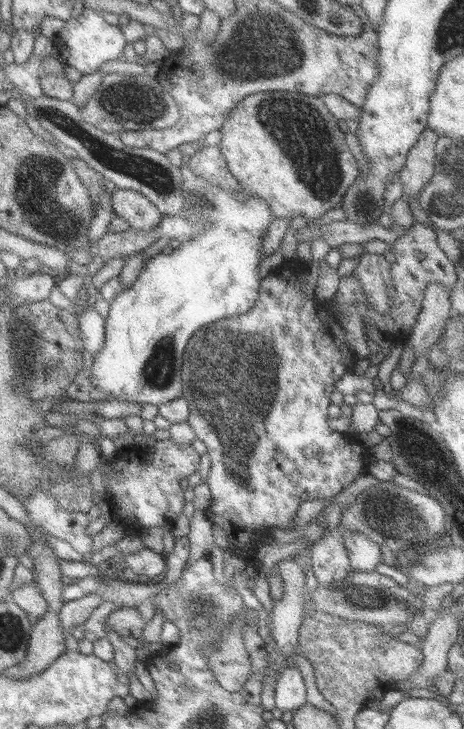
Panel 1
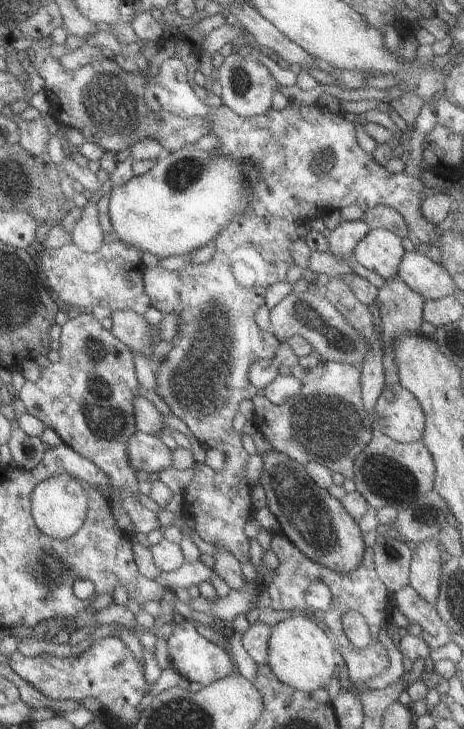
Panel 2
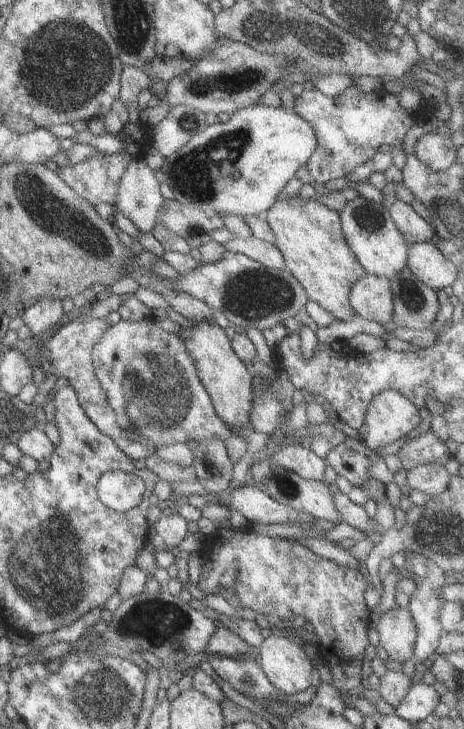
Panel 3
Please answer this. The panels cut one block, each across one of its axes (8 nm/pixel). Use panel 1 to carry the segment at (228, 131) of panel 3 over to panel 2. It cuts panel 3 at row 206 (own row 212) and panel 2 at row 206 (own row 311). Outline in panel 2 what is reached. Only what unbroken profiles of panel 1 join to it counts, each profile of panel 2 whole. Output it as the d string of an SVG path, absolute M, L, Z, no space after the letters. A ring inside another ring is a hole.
M193 143L179 150L166 152L144 174L132 176L125 184L115 186L109 192L108 216L111 228L119 242L131 246L139 252L149 252L159 259L167 256L182 256L203 246L223 230L227 222L247 206L247 186L245 178L249 162L235 162L233 158L219 156L211 151L197 150Z

